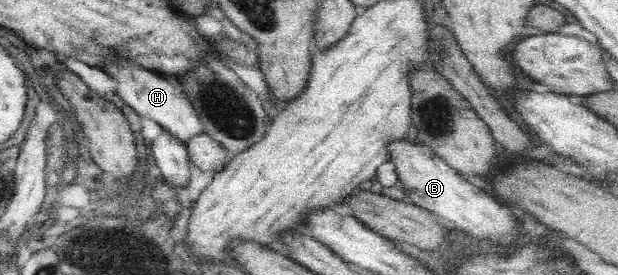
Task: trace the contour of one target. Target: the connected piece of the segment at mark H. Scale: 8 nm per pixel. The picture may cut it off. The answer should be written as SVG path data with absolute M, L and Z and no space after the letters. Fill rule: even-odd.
M111 59L107 61L102 70L110 76L115 83L115 94L127 104L131 110L134 110L139 117L143 117L156 122L163 131L185 144L192 136L202 132L202 126L198 114L191 106L191 102L182 91L177 80L173 78L149 72L128 60Z

